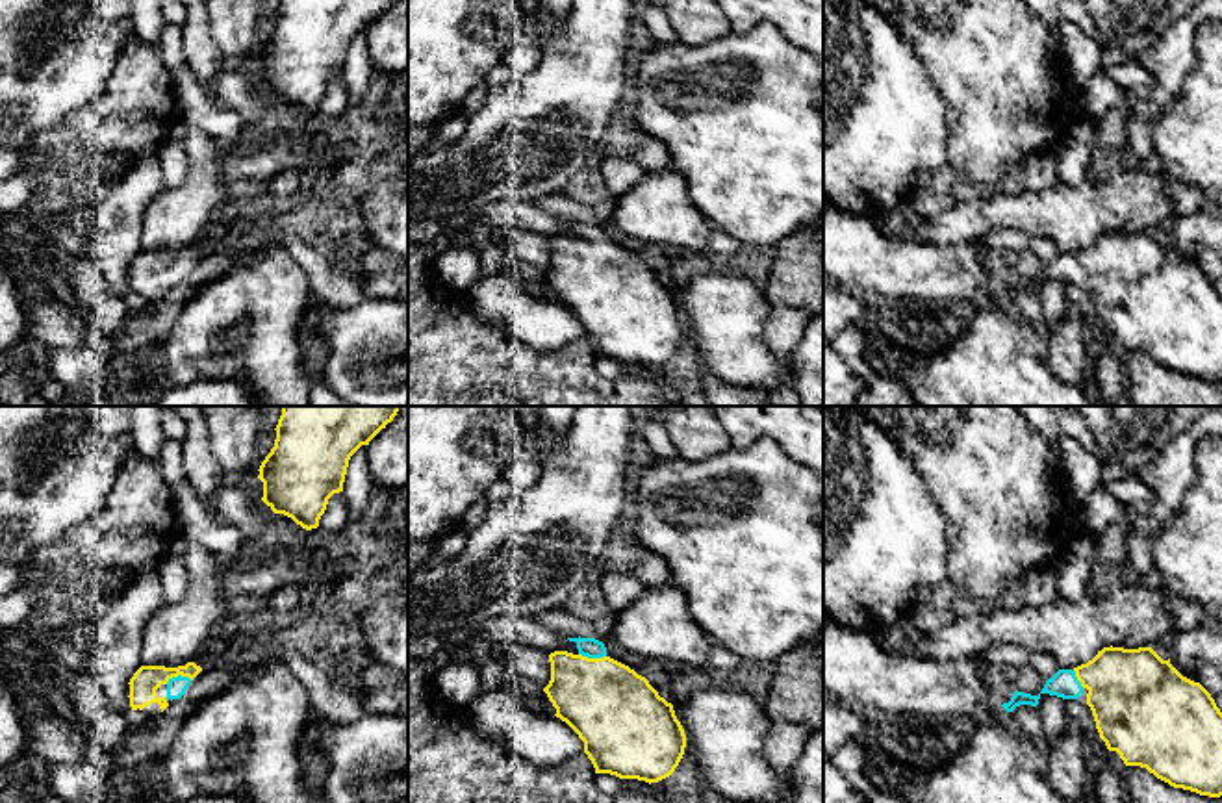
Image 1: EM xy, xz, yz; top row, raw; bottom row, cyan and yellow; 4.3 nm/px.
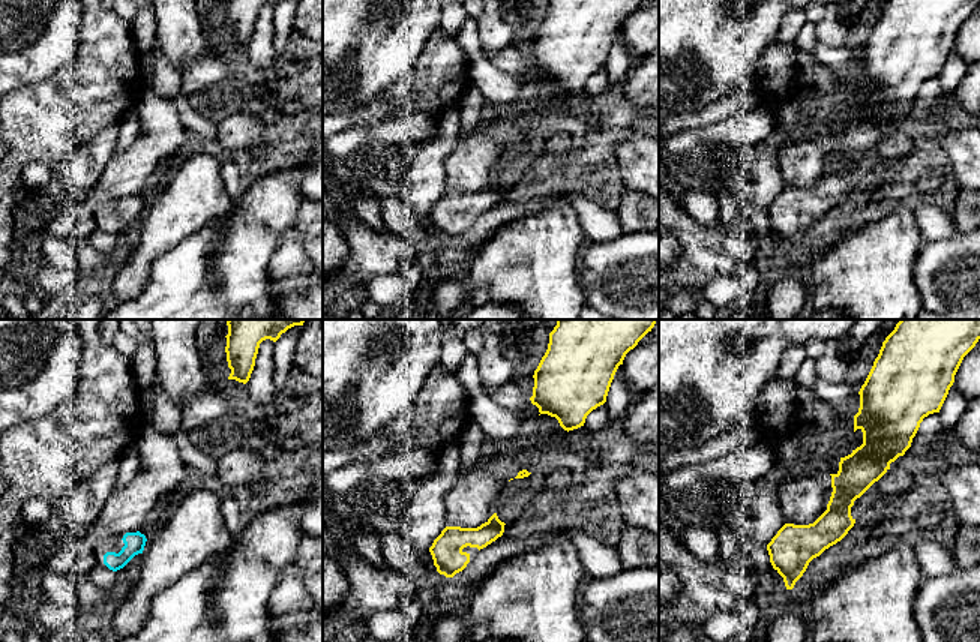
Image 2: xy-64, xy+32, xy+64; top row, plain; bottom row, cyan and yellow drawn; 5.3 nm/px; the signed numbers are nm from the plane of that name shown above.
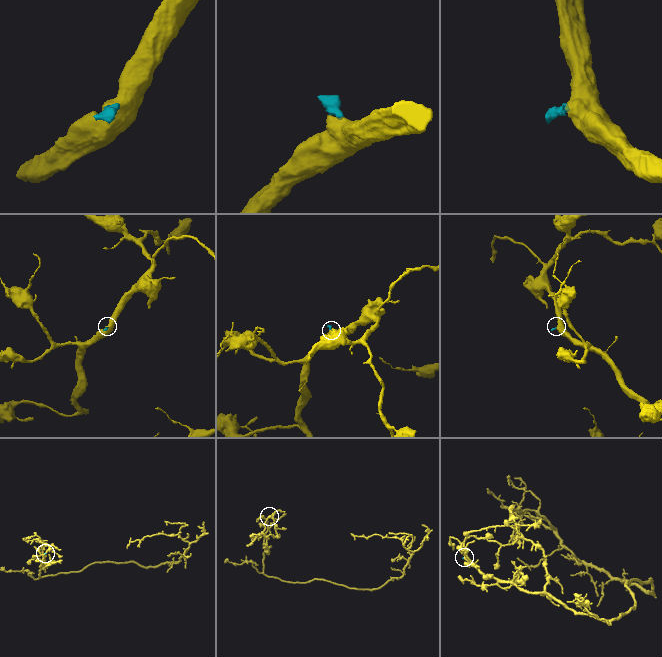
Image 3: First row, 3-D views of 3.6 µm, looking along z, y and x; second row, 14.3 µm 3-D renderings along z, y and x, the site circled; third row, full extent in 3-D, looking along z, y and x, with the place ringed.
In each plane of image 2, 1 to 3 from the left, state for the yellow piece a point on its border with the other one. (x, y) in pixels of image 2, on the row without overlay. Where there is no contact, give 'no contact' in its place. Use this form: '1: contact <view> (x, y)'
1: no contact
2: no contact
3: no contact

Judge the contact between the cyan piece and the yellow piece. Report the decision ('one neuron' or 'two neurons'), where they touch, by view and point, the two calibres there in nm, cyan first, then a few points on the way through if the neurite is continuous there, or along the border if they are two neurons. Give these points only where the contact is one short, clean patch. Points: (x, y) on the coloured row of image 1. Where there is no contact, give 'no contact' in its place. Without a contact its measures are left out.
one neuron; contact xy (178, 675); calibres 90 and 120 nm; way xy (177, 687), (178, 675), (154, 675), (147, 679)

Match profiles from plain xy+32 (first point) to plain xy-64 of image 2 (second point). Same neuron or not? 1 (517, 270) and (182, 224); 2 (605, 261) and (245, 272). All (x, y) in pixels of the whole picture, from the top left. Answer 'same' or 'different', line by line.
1: same
2: different

